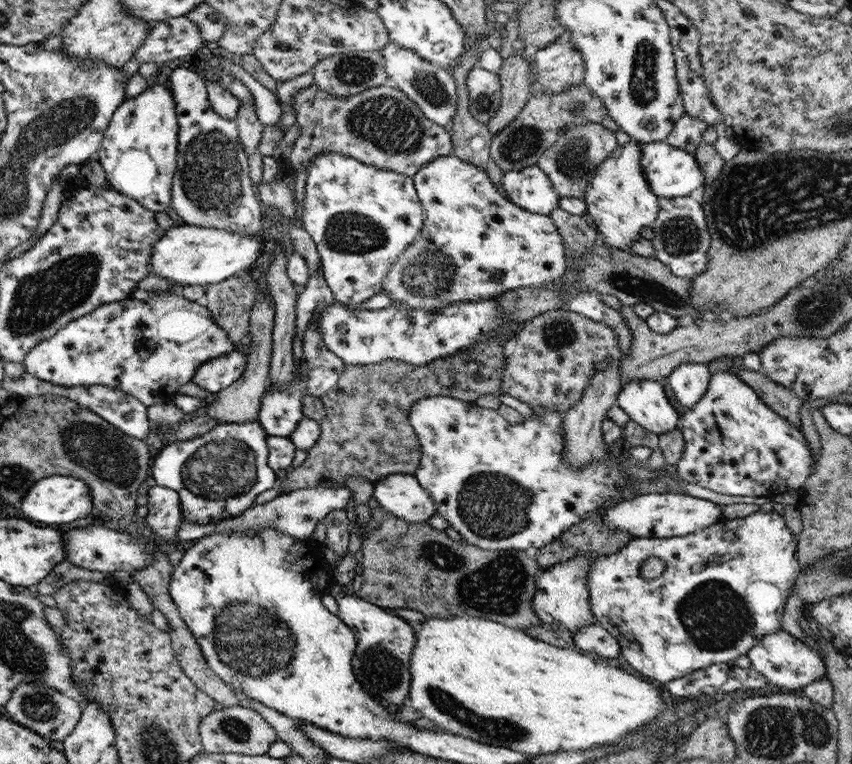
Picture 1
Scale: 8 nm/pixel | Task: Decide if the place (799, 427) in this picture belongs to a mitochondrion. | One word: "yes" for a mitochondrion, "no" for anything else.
no

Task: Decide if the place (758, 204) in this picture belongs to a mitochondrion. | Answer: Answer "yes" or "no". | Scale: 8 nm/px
yes

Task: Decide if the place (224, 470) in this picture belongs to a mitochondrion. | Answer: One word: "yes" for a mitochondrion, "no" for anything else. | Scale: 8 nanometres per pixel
yes

